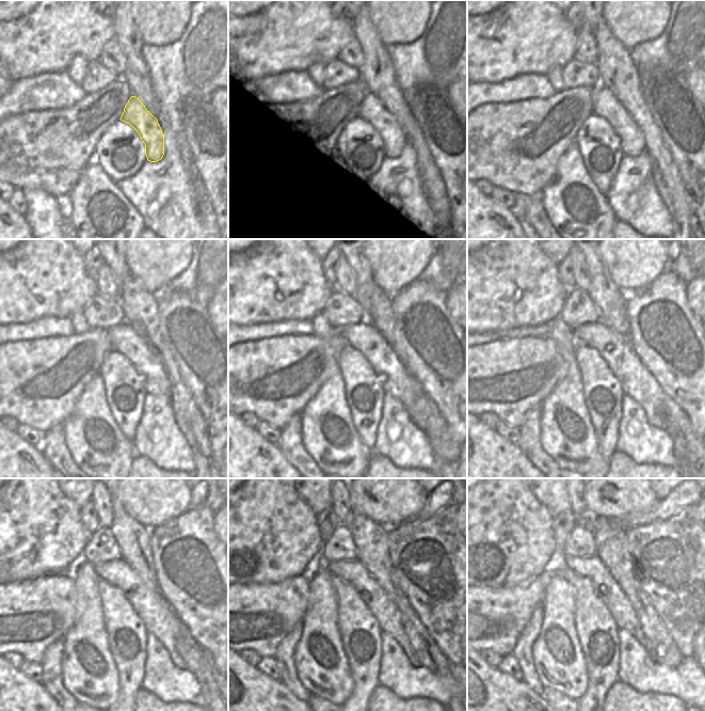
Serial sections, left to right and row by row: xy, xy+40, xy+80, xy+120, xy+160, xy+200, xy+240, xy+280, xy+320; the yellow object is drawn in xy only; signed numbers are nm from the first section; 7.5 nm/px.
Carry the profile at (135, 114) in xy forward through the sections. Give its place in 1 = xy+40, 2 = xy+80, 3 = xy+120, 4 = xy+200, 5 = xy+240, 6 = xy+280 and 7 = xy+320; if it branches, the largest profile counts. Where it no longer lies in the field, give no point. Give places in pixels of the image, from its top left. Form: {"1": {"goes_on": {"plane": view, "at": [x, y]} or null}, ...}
{"1": {"goes_on": {"plane": "xy+40", "at": [371, 110]}}, "2": {"goes_on": {"plane": "xy+80", "at": [605, 105]}}, "3": {"goes_on": {"plane": "xy+120", "at": [124, 338]}}, "4": {"goes_on": {"plane": "xy+200", "at": [636, 381]}}, "5": {"goes_on": {"plane": "xy+240", "at": [160, 620]}}, "6": {"goes_on": {"plane": "xy+280", "at": [353, 571]}}, "7": {"goes_on": {"plane": "xy+320", "at": [592, 568]}}}

